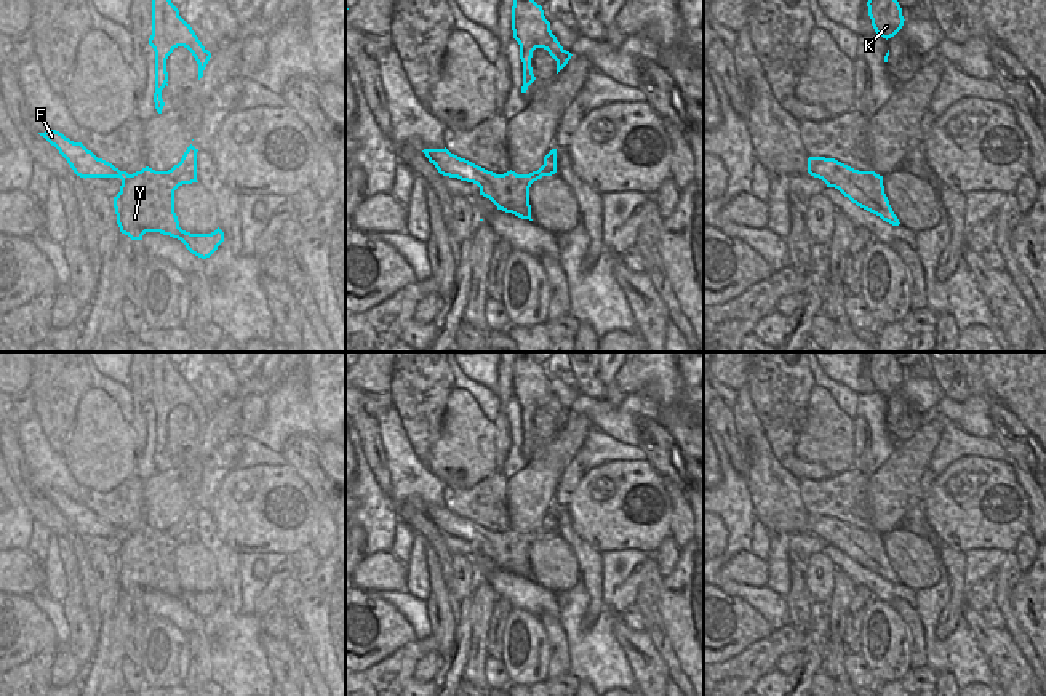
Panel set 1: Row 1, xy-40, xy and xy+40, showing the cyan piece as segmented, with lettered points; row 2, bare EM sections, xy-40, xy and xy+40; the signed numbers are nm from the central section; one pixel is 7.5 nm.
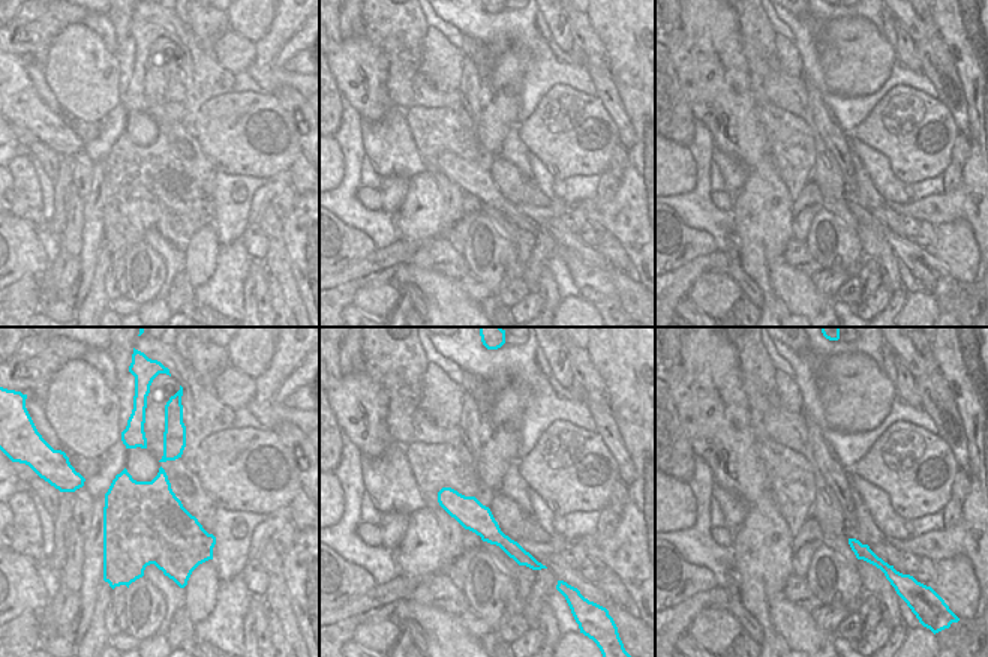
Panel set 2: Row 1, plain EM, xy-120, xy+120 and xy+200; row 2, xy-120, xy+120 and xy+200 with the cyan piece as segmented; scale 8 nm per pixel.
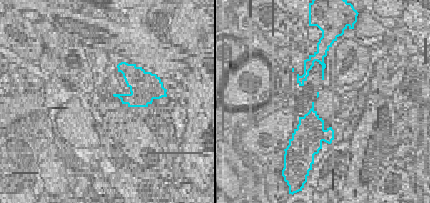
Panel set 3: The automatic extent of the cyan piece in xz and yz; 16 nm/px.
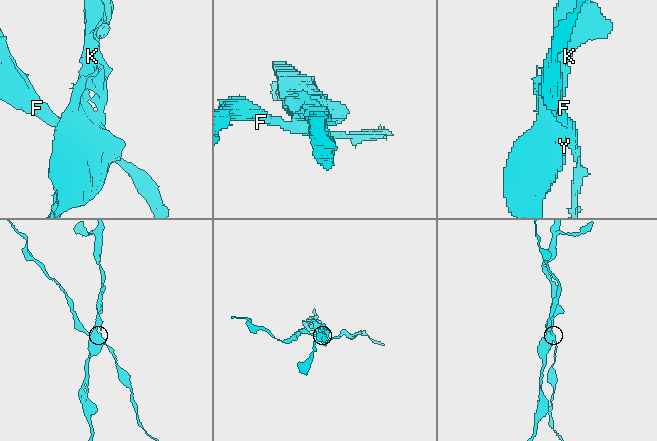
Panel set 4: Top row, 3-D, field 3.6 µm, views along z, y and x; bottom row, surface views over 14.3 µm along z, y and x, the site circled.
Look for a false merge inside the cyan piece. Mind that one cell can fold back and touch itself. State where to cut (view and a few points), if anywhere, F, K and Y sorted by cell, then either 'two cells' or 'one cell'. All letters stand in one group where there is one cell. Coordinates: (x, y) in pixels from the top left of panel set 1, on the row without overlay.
xy (519, 533), (541, 535) | F / K Y | two cells

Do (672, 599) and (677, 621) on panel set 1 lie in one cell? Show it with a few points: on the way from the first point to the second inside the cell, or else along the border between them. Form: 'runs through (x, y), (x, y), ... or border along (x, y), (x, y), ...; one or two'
runs through (677, 604), (677, 616); one

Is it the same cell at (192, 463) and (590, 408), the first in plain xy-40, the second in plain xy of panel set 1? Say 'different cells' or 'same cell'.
different cells

